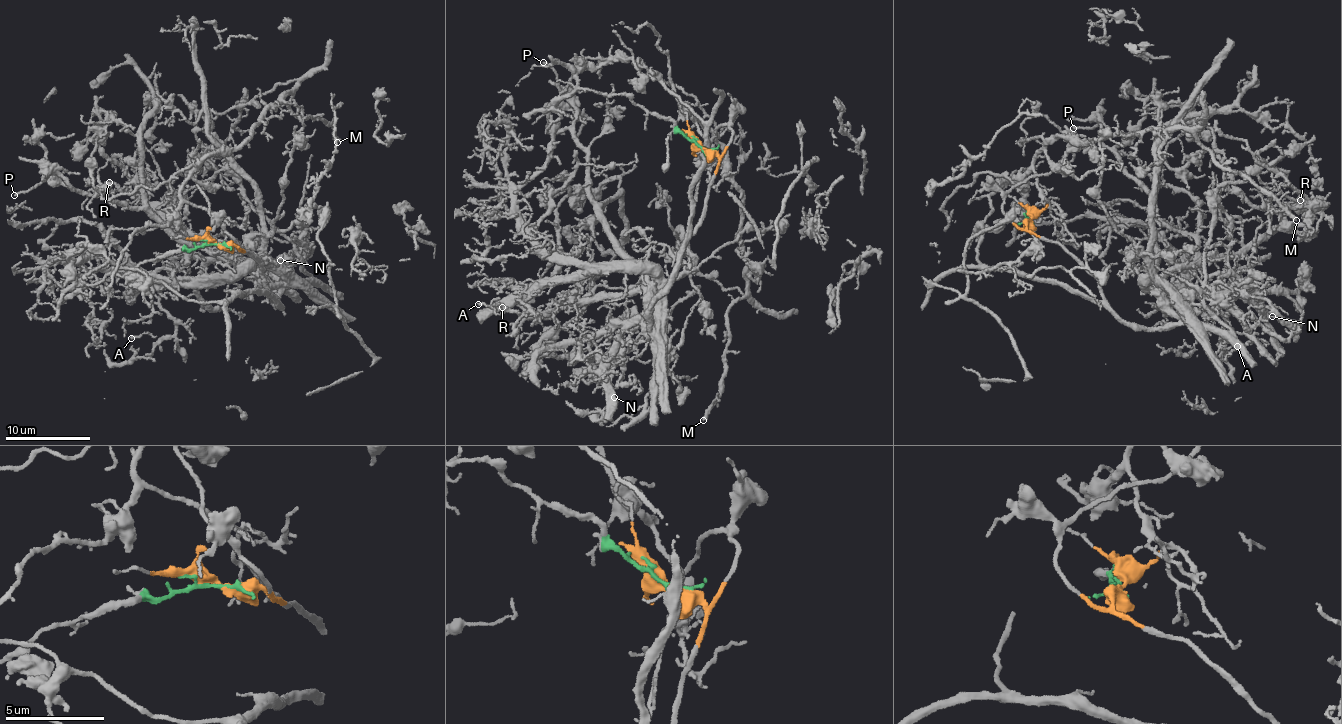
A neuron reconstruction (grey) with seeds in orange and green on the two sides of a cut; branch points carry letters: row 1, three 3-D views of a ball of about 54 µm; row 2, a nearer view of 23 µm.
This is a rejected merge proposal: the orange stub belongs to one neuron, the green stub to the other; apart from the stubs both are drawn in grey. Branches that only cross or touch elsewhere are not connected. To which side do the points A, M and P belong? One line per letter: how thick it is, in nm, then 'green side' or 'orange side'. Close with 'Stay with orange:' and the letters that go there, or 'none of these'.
A: 200 nm thick; green side
M: 320 nm thick; orange side
P: 170 nm thick; orange side
Stay with orange: M, P

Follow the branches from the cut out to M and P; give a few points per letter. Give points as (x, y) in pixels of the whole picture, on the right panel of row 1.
M: (1029, 219), (1023, 228), (1002, 205), (1013, 189), (1054, 169), (1044, 149), (1059, 137), (1179, 128), (1296, 220)
P: (1029, 219), (1120, 318), (1146, 329), (1180, 320), (1155, 276), (1150, 196), (1100, 124), (1073, 127)

